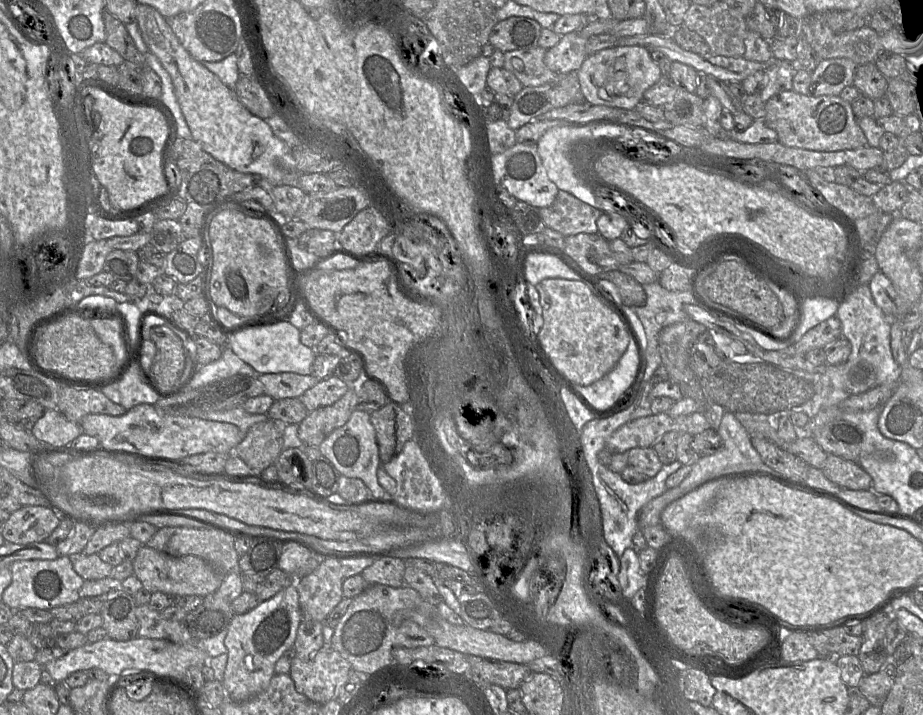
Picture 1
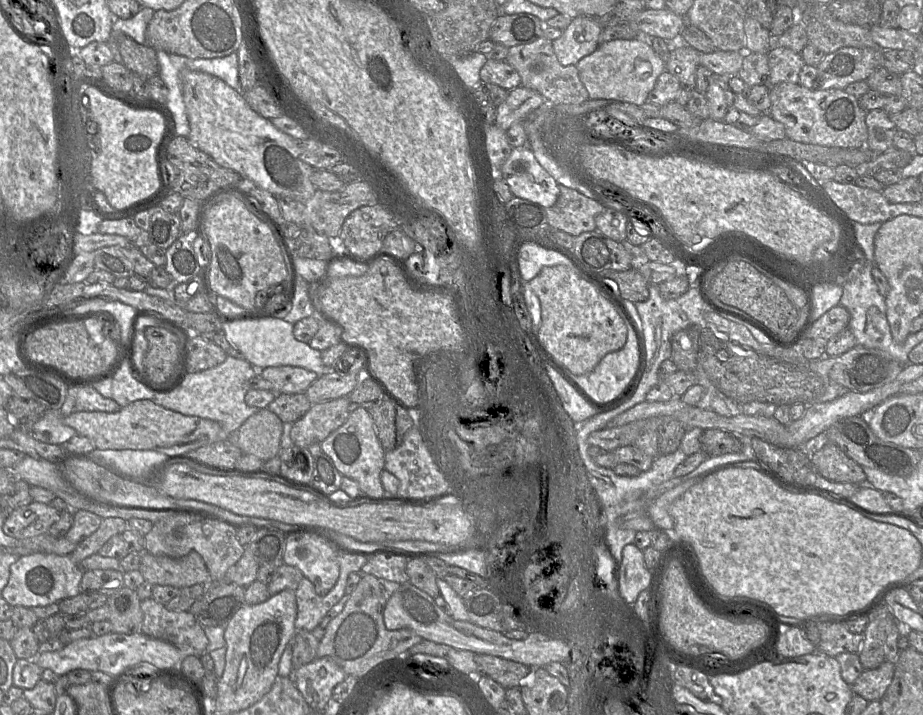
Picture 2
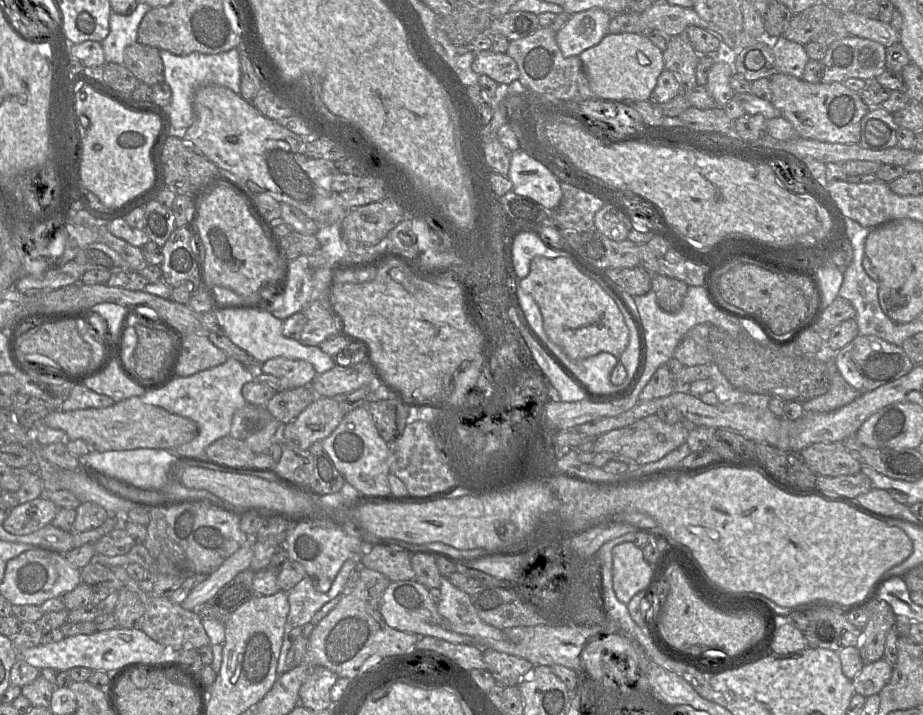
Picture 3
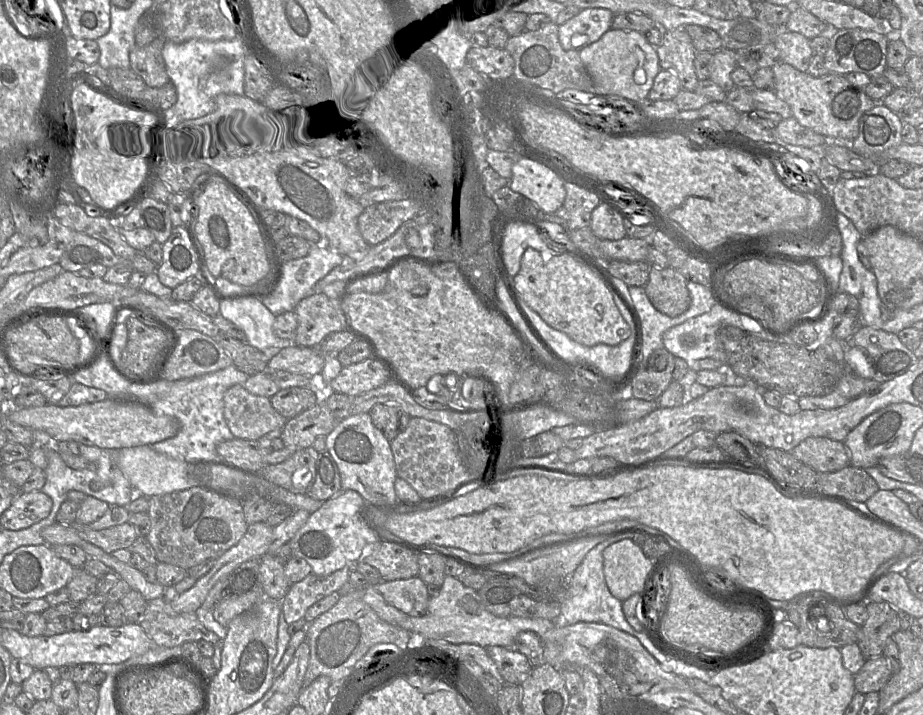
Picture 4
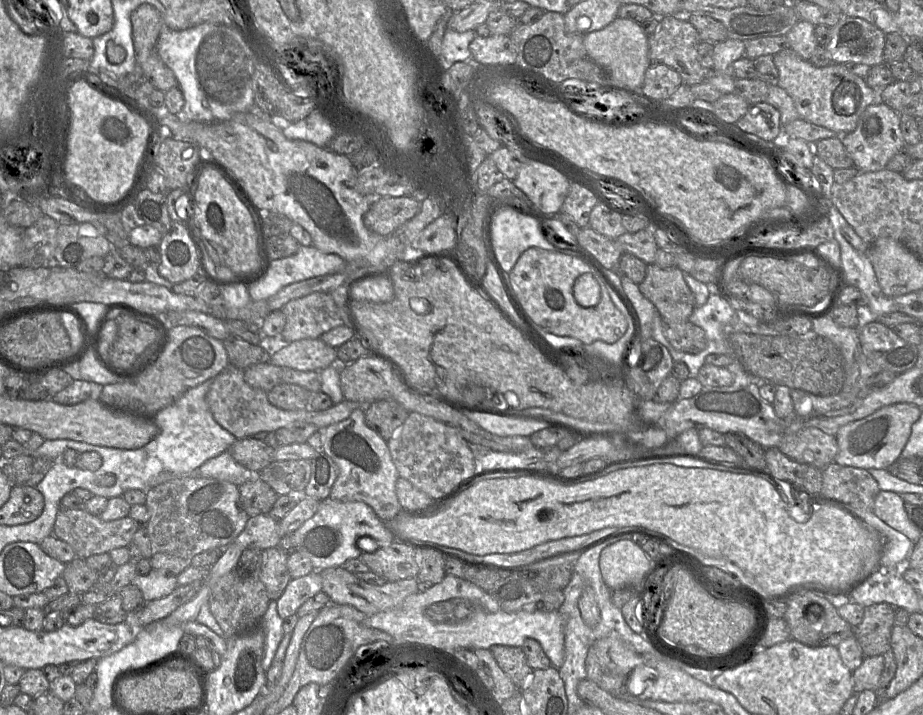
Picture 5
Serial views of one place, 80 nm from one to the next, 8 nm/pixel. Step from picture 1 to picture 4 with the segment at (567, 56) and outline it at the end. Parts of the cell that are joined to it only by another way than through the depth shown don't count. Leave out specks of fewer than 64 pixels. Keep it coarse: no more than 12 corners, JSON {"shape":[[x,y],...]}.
{"shape":[[581,9],[559,25],[565,50],[580,51],[611,29],[614,13]]}

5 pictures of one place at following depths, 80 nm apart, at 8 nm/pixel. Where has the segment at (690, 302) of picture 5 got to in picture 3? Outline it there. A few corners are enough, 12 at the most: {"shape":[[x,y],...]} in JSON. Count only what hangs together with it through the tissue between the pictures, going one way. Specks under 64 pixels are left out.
{"shape":[[652,274],[651,289],[660,308],[681,309],[688,285]]}

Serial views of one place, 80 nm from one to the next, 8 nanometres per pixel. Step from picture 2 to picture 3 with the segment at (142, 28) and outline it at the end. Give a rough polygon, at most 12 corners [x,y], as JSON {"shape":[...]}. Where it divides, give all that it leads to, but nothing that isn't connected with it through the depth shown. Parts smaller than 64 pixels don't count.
{"shape":[[138,2],[131,14],[111,11],[100,42],[105,62],[124,64],[137,42],[139,24],[151,8]]}

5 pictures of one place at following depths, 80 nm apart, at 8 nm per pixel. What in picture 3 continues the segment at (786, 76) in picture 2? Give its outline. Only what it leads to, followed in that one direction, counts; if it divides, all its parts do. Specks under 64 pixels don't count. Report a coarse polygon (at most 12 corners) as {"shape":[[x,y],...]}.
{"shape":[[783,36],[771,42],[776,72],[802,78],[805,46]]}

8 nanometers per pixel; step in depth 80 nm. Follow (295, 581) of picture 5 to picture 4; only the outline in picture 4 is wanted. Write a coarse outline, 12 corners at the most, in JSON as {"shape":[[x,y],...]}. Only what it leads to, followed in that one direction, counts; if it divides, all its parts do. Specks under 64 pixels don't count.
{"shape":[[350,567],[328,576],[310,573],[280,601],[287,624],[304,618],[325,596],[341,590]]}

